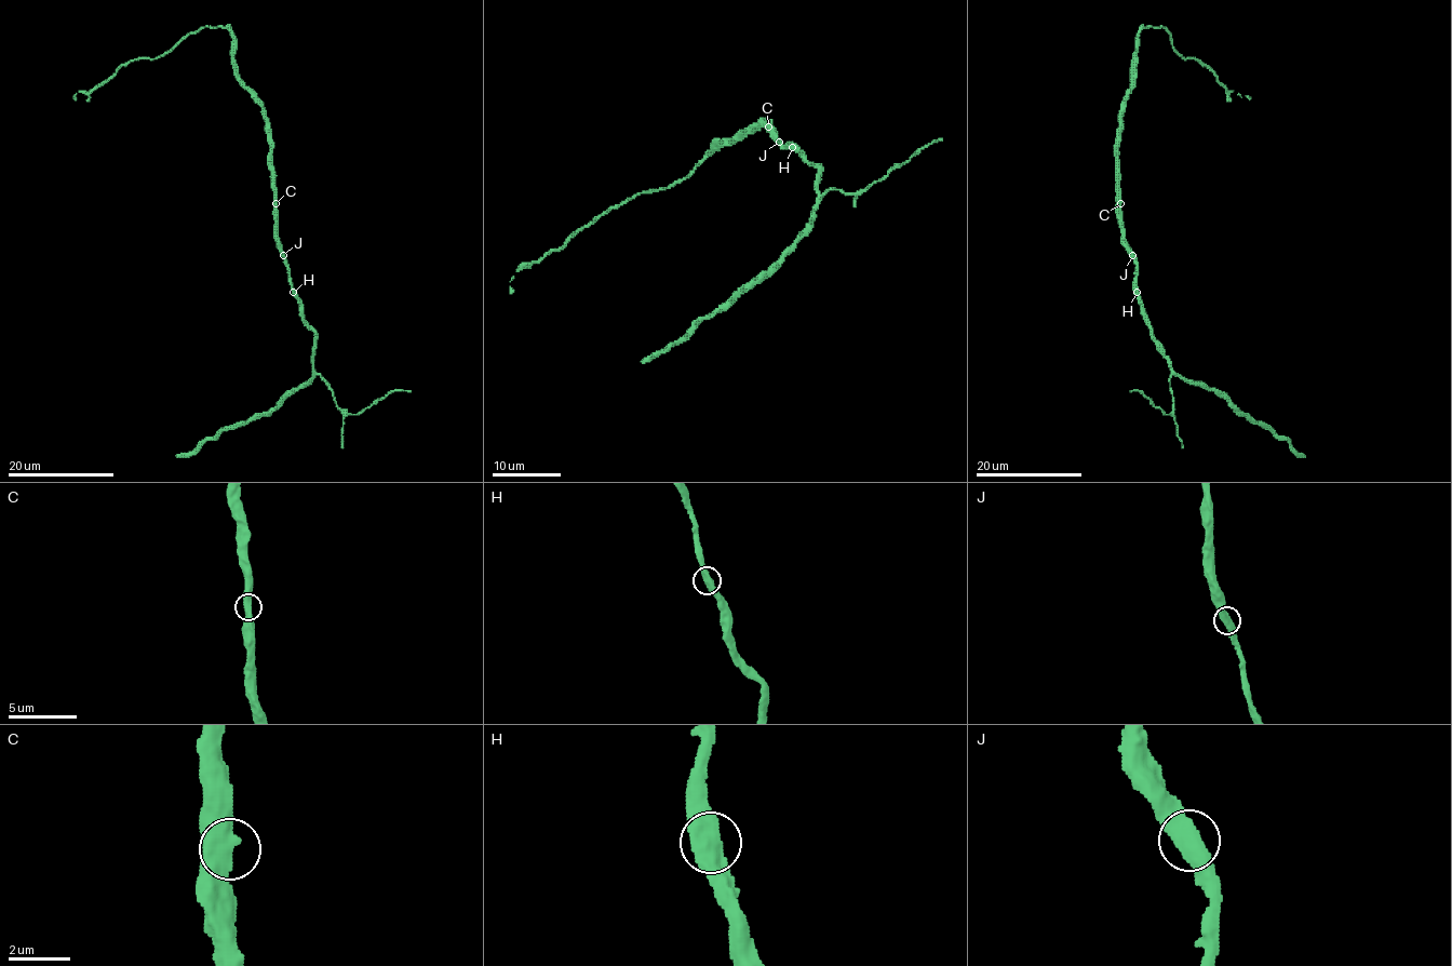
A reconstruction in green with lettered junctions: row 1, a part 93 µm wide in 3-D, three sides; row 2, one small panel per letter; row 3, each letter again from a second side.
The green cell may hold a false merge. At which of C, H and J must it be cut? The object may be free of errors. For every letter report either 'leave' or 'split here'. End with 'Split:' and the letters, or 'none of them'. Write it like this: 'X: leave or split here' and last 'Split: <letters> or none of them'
C: leave
H: leave
J: leave
Split: none of them

